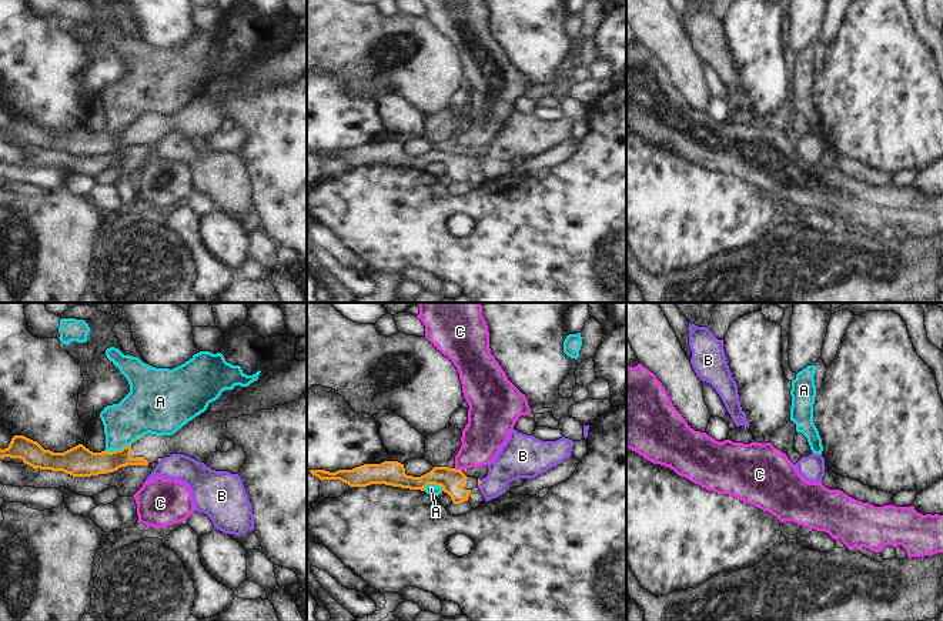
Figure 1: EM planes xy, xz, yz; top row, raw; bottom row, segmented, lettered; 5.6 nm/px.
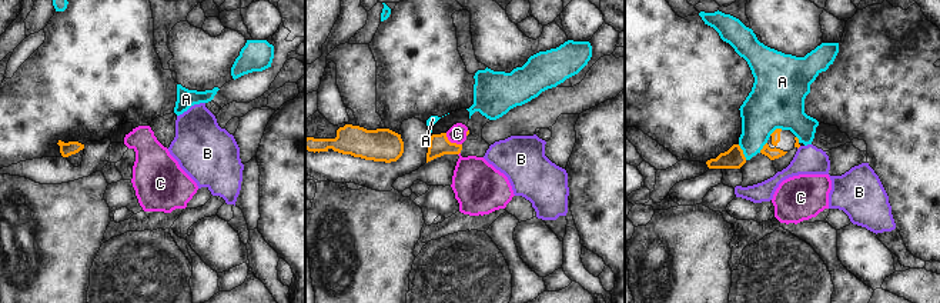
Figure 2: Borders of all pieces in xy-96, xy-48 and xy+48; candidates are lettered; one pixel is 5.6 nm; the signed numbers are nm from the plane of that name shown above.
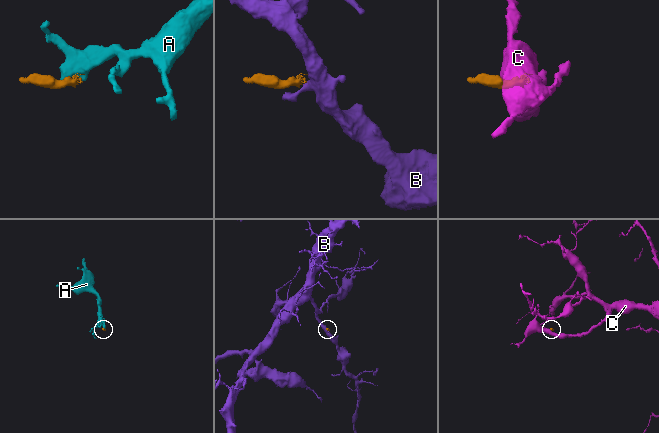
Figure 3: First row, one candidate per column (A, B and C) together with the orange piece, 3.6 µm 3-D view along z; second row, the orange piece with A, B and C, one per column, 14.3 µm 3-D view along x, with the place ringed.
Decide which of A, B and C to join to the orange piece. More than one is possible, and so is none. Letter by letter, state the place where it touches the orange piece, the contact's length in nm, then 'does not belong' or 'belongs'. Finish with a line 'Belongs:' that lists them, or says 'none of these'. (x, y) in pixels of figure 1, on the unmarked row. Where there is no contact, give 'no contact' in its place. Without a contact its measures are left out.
A: xy (117, 130) | 160 nm | does not belong
B: xz (480, 163) | 40 nm | does not belong
C: xz (458, 150) | 50 nm | does not belong
Belongs: none of these

